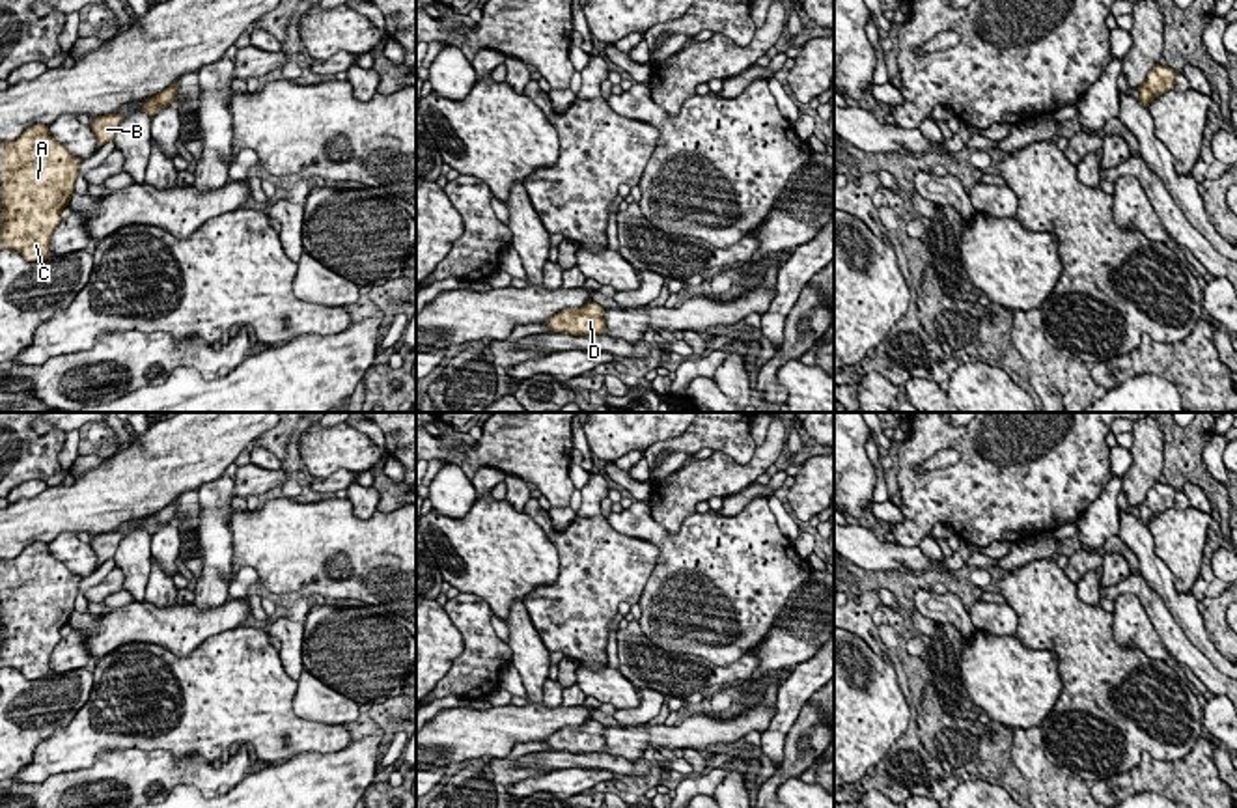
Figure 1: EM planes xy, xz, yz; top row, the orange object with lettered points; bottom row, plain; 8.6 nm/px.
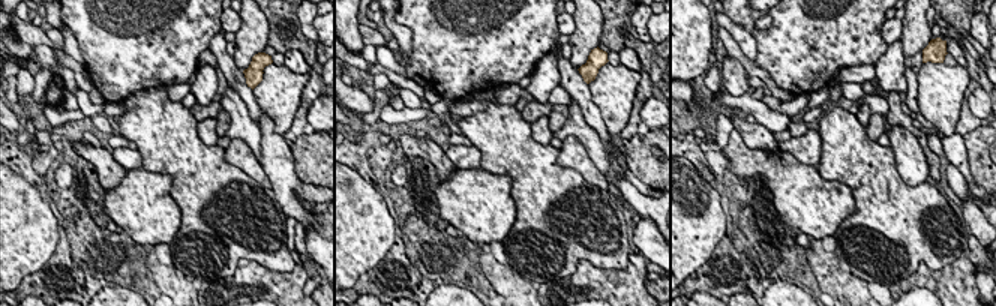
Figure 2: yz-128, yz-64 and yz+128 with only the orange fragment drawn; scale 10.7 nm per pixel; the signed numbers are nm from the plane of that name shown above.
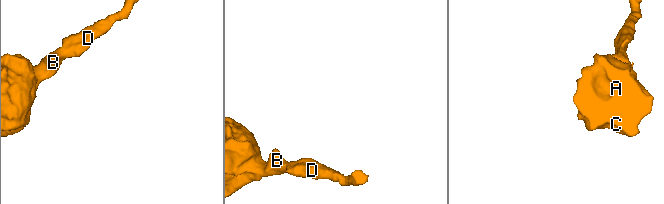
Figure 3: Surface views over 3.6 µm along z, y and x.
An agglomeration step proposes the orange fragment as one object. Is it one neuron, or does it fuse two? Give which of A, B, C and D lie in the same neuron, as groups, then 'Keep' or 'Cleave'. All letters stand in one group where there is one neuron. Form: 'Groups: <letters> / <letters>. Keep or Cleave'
Groups: A B C D. Keep

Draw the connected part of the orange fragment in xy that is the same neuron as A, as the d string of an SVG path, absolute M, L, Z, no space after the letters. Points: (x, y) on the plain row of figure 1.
M49 543L0 560L0 668L17 668L26 679L50 674L50 655L75 612L80 580L50 554Z

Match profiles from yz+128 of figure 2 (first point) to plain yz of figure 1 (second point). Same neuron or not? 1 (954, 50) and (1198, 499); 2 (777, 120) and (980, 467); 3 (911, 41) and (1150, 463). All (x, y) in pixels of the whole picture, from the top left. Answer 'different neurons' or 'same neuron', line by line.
1: same neuron
2: different neurons
3: same neuron

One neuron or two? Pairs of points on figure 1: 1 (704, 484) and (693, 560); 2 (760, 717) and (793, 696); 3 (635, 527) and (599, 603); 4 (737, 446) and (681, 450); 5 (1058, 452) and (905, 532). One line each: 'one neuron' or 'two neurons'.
1: two neurons
2: two neurons
3: two neurons
4: one neuron
5: one neuron

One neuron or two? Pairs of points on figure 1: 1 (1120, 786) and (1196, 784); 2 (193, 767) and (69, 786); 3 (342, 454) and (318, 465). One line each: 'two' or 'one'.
1: one
2: one
3: one

